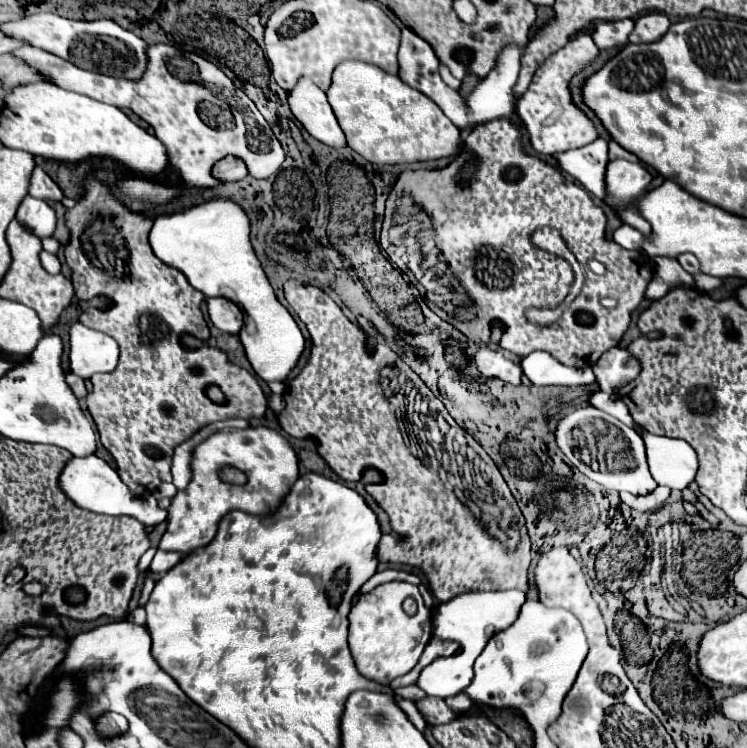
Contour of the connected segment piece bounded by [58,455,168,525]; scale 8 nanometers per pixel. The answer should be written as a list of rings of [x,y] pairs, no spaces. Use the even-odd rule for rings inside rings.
[[[96,455],[68,459],[58,477],[58,485],[74,501],[74,505],[78,505],[86,511],[104,513],[104,515],[132,515],[134,519],[142,521],[144,525],[158,525],[168,515],[168,511],[158,505],[158,499],[152,493],[146,491],[144,495],[132,495],[130,489],[118,477],[118,473],[104,459],[100,459]]]

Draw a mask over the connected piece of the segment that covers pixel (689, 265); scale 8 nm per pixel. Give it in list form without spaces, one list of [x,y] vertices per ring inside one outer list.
[[[682,253],[682,255],[678,257],[678,261],[680,261],[680,265],[682,265],[688,273],[692,273],[692,275],[700,273],[700,263],[698,263],[698,259],[696,259],[692,253]]]

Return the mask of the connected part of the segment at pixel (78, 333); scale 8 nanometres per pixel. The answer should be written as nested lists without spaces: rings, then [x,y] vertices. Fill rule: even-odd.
[[[80,321],[70,329],[70,371],[82,379],[92,373],[108,373],[118,363],[118,345],[112,337],[84,327]]]

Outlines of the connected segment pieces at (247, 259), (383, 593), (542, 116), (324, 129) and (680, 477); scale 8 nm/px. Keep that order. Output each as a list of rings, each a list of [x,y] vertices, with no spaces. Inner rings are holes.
[[[214,199],[180,213],[162,215],[152,225],[150,245],[154,255],[166,265],[180,269],[194,289],[202,291],[206,297],[226,297],[246,311],[256,331],[248,333],[242,329],[240,341],[258,377],[270,383],[284,381],[290,375],[306,347],[306,341],[294,317],[276,299],[274,289],[250,245],[250,221],[236,203],[230,199]]]
[[[390,581],[374,587],[366,595],[360,593],[348,613],[348,623],[350,623],[348,645],[358,671],[366,679],[378,681],[382,685],[390,685],[394,677],[408,673],[416,665],[418,657],[422,655],[422,649],[432,637],[430,619],[432,619],[430,609],[424,607],[422,595],[418,587],[412,583]],[[406,597],[412,597],[418,605],[418,611],[412,617],[406,615],[402,609]]]
[[[578,33],[576,39],[570,39],[562,49],[558,49],[554,55],[546,59],[546,65],[542,65],[542,69],[536,71],[526,95],[522,95],[516,105],[516,113],[526,125],[528,141],[534,147],[534,151],[552,155],[566,149],[583,147],[598,137],[592,121],[575,106],[570,94],[572,77],[584,71],[586,67],[590,67],[596,57],[598,57],[598,49],[590,41],[590,35]]]
[[[302,77],[302,81],[298,81],[298,85],[288,93],[288,103],[294,117],[314,139],[328,147],[346,147],[344,133],[334,117],[326,93],[308,77]]]
[[[646,431],[646,455],[650,473],[658,485],[682,491],[696,477],[696,451],[684,439],[652,435]]]

